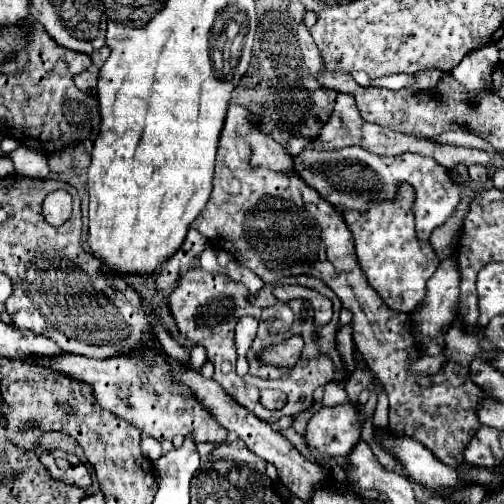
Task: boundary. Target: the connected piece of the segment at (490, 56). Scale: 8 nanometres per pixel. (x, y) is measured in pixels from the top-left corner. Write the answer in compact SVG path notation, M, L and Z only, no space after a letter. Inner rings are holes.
M486 45L476 51L470 51L460 61L460 65L452 69L452 75L468 89L472 97L480 89L490 89L490 83L492 83L490 75L496 65L498 65L498 47Z

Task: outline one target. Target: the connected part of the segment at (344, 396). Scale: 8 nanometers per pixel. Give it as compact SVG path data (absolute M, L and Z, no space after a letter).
M330 385L328 393L324 395L322 405L340 405L340 403L346 403L346 401L350 401L348 393L344 389L340 389L338 385Z

